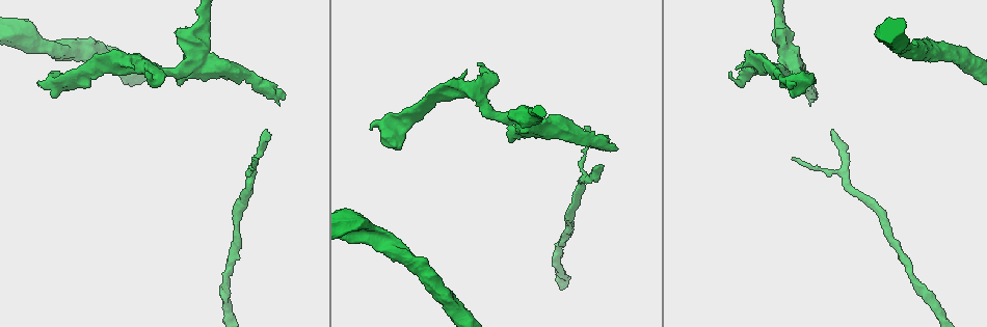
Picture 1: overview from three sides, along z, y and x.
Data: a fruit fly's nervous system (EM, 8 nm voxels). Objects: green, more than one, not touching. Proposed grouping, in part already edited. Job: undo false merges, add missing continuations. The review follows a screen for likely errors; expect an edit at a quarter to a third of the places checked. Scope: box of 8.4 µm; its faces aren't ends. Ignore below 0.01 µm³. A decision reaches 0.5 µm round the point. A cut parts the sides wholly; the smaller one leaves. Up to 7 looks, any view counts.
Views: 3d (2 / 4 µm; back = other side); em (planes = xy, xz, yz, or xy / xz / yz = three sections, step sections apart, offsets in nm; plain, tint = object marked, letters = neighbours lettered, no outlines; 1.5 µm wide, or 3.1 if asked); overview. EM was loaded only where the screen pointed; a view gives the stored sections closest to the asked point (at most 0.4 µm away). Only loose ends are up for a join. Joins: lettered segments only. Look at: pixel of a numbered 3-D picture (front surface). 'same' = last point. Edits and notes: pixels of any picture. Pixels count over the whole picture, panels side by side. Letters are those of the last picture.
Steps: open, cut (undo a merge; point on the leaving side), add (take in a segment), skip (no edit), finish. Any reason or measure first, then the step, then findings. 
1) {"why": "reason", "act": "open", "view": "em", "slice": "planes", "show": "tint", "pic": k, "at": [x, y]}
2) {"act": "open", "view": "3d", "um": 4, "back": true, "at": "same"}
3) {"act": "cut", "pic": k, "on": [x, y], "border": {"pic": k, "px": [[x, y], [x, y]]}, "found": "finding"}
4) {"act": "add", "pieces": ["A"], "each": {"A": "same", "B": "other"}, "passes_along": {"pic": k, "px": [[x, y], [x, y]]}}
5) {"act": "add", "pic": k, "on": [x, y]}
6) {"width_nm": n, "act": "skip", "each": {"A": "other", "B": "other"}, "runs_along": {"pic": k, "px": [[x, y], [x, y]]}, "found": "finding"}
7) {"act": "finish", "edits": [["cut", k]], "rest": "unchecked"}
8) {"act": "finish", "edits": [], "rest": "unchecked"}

{"act": "open", "view": "3d", "um": 2, "pic": 1, "at": [265, 129]}

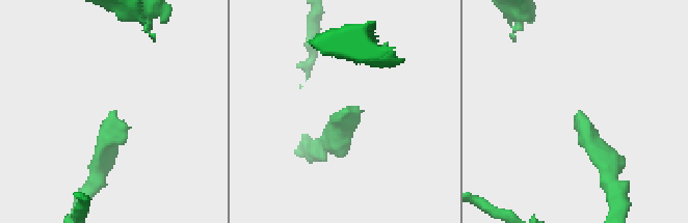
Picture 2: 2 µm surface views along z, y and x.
{"why": "shape alone is not enough", "act": "open", "view": "em", "slice": "planes", "show": "tint", "pic": 2, "at": [581, 116]}

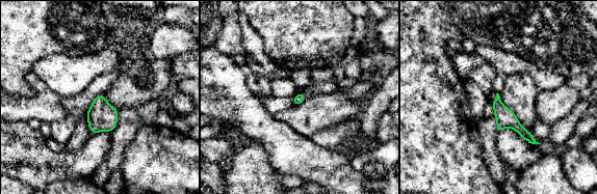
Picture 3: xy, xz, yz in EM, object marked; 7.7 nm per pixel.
{"act": "open", "view": "em", "slice": "planes", "show": "letters", "at": "same"}

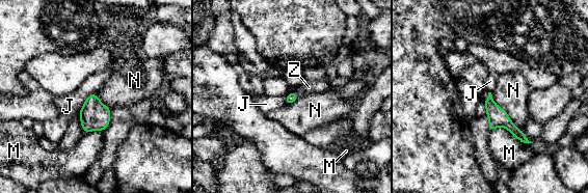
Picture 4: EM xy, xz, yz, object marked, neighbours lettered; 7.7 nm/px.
{"longest_contact_nm": ["N", 380], "act": "add", "pieces": ["Z"], "each": {"J": "other", "M": "other", "N": "other", "Z": "same"}, "passes_along": {"pic": 4, "px": [[498, 116], [488, 97], [483, 95]]}, "found": "it goes on there"}

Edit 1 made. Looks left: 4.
{"why": "an open end", "act": "open", "view": "em", "slice": "planes", "show": "plain", "pic": 1, "at": [39, 83]}

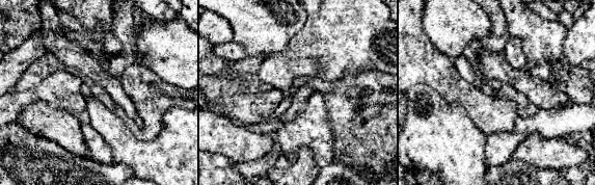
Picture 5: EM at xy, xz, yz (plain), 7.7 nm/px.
{"why": "what lies round it", "act": "open", "view": "em", "slice": "planes", "show": "letters", "at": "same"}

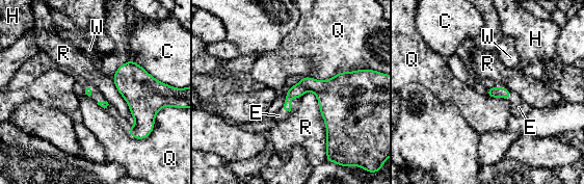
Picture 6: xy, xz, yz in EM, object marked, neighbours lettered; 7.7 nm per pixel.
{"act": "add", "pieces": ["E"], "each": {"C": "other", "E": "same", "H": "other", "Q": "other", "R": "other", "W": "other"}, "passes_along": {"pic": 6, "px": [[495, 92], [509, 95], [519, 107]]}, "found": "the neuron continues"}

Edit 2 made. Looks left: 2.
{"act": "finish", "edits": [["add", 4], ["add", 6]], "rest": "unchecked"}

